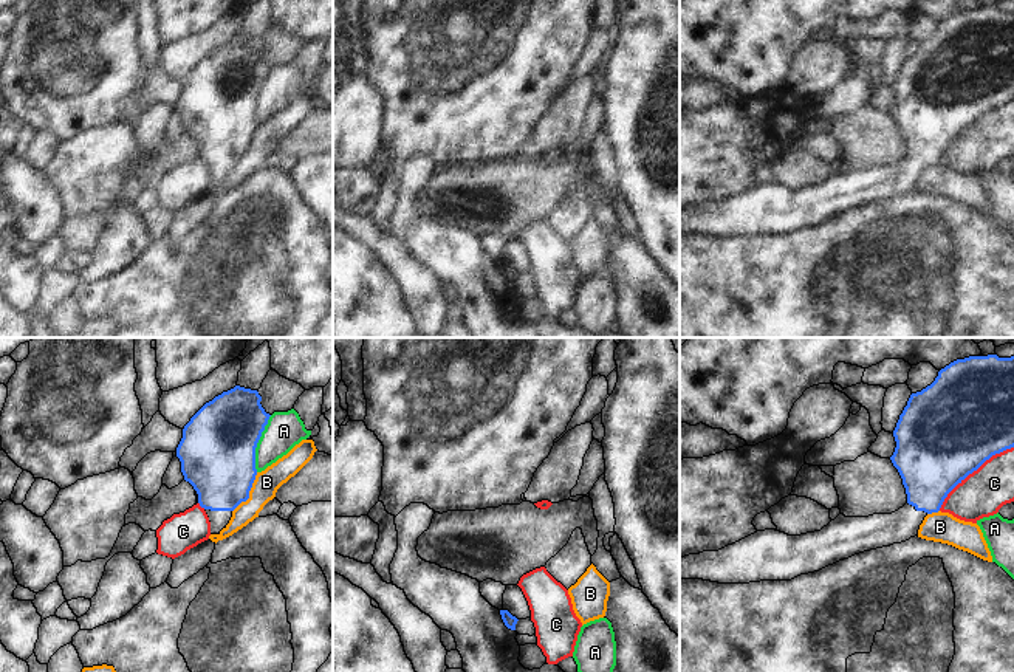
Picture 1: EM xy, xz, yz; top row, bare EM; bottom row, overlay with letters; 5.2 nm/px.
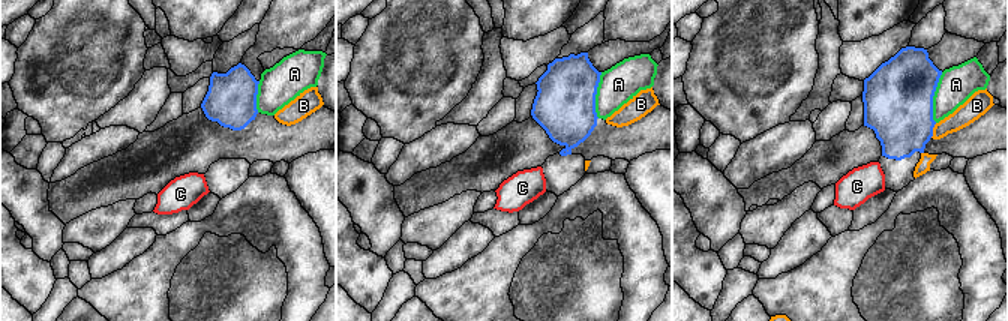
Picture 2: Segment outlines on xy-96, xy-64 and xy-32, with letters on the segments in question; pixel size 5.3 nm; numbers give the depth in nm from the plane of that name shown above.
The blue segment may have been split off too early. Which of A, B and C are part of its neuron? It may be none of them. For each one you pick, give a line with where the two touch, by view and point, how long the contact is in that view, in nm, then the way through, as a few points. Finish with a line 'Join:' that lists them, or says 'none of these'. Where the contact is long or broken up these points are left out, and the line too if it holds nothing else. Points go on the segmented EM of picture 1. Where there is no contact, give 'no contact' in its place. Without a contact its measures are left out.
Join: none of these

